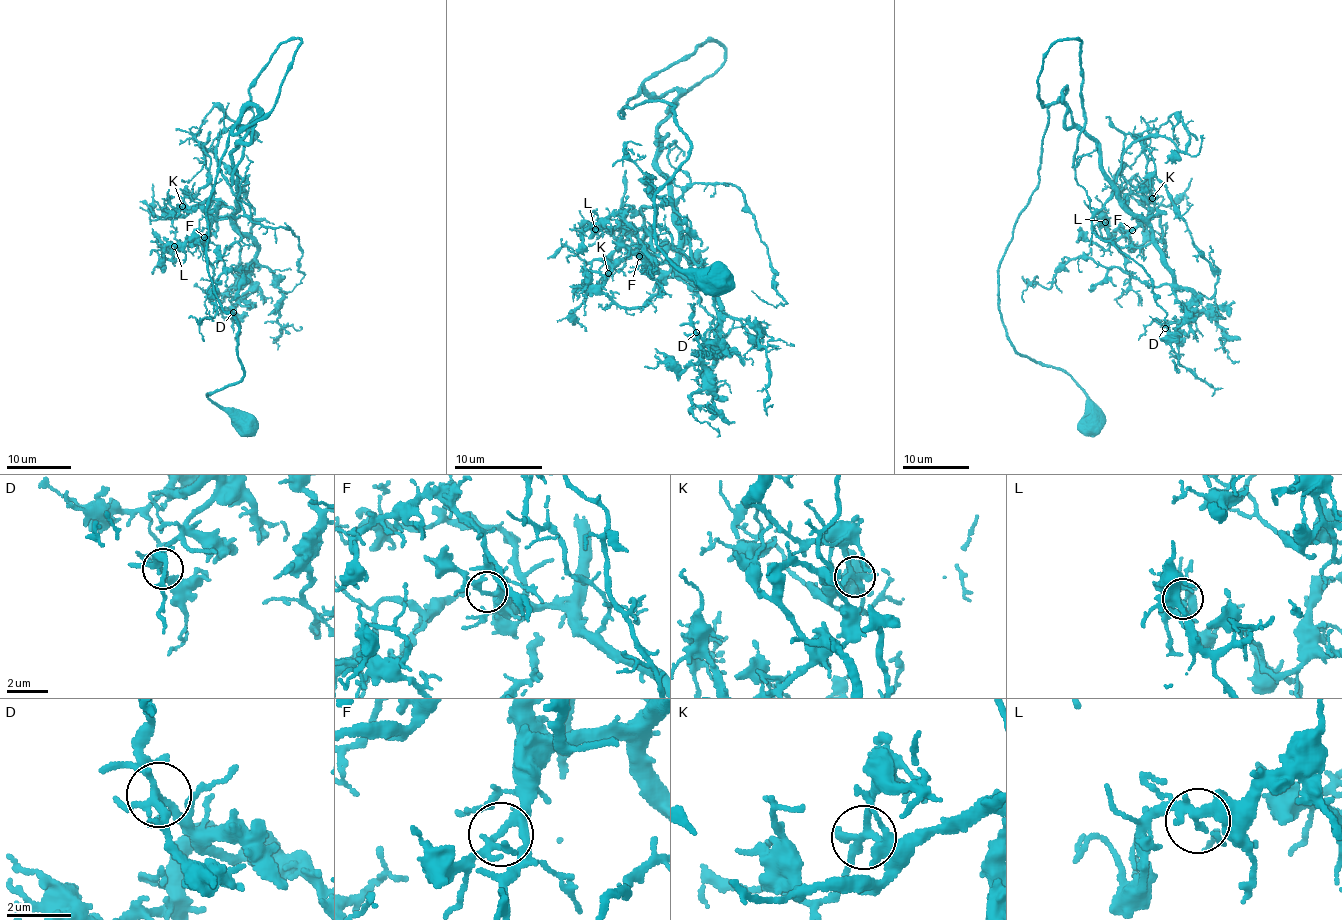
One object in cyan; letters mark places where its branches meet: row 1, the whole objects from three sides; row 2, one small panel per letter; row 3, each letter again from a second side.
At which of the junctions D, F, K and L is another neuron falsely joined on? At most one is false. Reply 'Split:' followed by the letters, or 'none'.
Split: K

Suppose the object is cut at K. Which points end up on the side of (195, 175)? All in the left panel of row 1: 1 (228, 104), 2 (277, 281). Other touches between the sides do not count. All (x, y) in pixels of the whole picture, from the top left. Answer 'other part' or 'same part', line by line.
1: same part
2: other part

